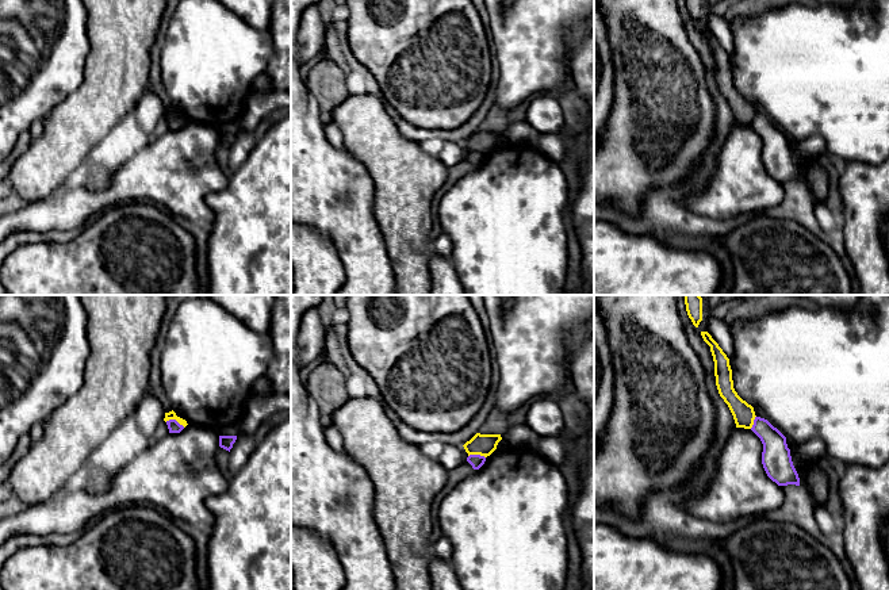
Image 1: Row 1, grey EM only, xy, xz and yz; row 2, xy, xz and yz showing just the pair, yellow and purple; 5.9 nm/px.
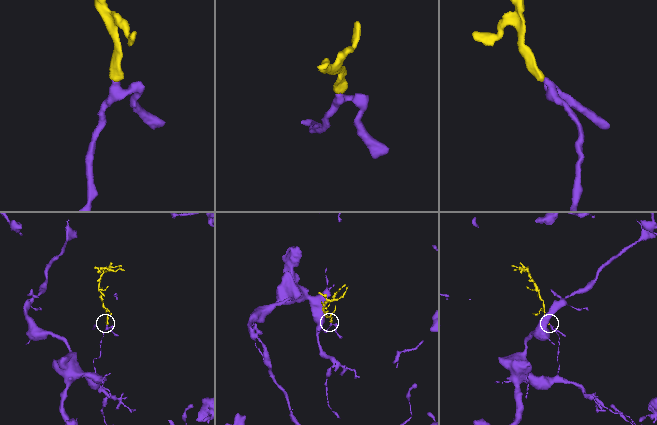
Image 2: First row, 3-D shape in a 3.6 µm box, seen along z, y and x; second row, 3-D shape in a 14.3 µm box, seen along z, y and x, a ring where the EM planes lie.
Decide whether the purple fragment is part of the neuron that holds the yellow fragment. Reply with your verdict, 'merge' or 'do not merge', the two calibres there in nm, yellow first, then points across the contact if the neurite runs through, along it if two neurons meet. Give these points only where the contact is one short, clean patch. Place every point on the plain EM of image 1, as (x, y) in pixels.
do not merge; calibres 50 and 70 nm; border xy (165, 118), (175, 117), (184, 123)

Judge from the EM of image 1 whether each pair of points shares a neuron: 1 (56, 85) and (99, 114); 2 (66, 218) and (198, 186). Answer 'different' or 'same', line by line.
1: different
2: same

